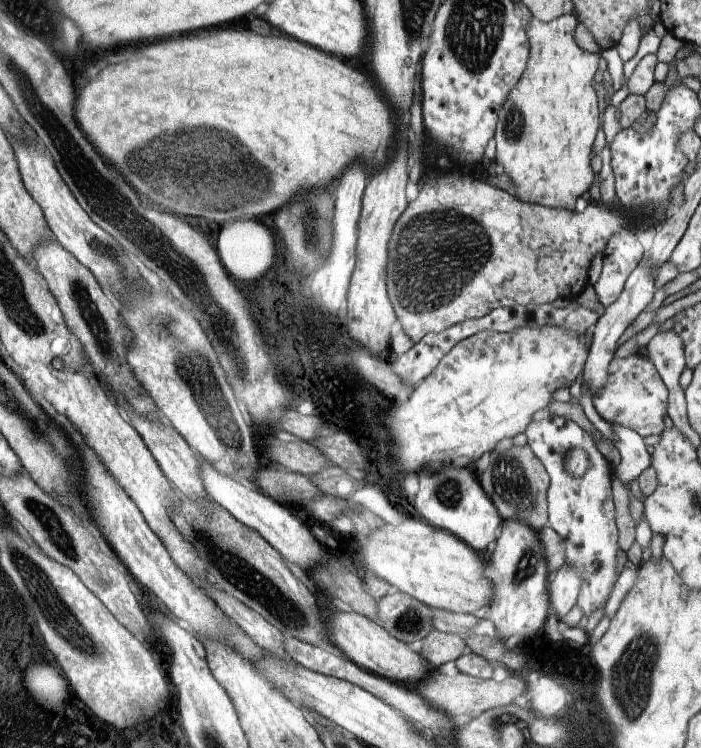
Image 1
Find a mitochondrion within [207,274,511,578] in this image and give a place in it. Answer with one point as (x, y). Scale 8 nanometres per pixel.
(448, 493)

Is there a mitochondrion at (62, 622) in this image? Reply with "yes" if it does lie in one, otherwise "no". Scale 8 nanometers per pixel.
yes

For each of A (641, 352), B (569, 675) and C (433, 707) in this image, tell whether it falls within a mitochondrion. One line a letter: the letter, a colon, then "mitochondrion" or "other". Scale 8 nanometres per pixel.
A: other
B: other
C: other

